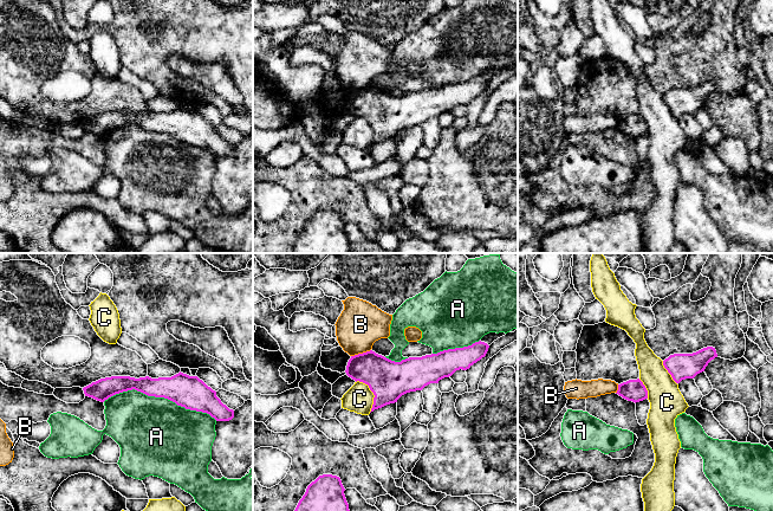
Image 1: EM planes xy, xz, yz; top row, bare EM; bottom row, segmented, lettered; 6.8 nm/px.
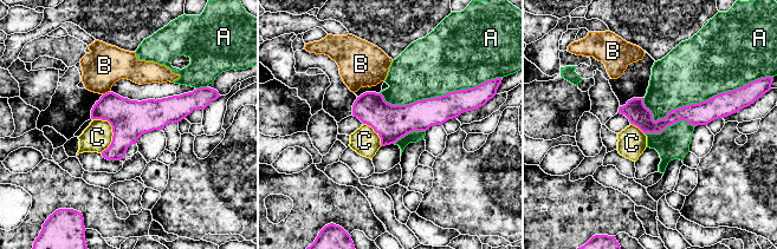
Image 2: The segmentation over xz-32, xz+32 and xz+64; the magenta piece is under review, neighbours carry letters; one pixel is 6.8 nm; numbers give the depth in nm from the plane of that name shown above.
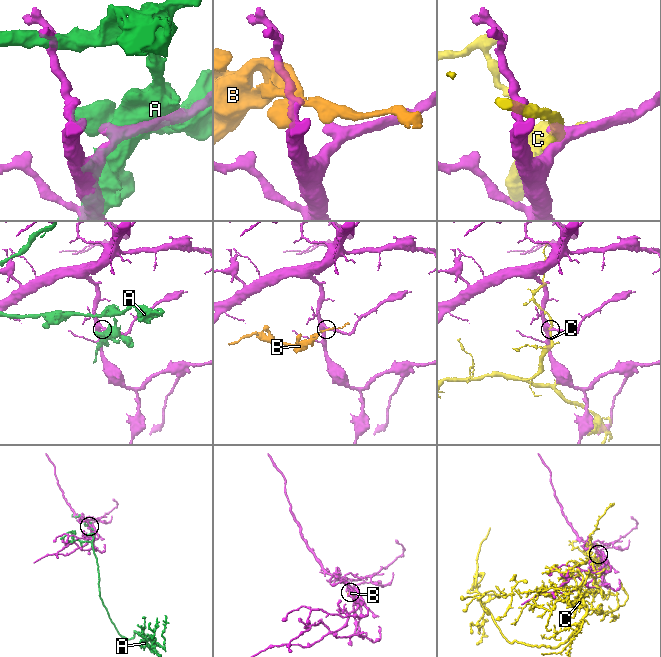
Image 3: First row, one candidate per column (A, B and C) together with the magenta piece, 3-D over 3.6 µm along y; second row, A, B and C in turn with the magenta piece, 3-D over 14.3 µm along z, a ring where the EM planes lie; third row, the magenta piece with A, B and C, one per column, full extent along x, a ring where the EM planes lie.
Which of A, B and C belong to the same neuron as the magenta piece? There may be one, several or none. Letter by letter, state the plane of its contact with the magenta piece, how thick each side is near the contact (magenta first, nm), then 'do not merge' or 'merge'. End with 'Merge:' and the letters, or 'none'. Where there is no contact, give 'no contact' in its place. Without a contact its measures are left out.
A: xy | 220/480 nm | do not merge
B: xz | 260/300 nm | do not merge
C: xz | 280/190 nm | do not merge
Merge: none

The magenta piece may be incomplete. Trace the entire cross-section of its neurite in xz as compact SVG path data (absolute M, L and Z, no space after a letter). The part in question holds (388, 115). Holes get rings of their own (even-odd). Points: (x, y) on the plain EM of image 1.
M475 77L472 80L440 86L422 92L391 96L370 85L351 91L346 110L369 121L373 128L371 147L410 127L422 125L430 118L452 111L456 105L467 105L486 91L489 80Z

